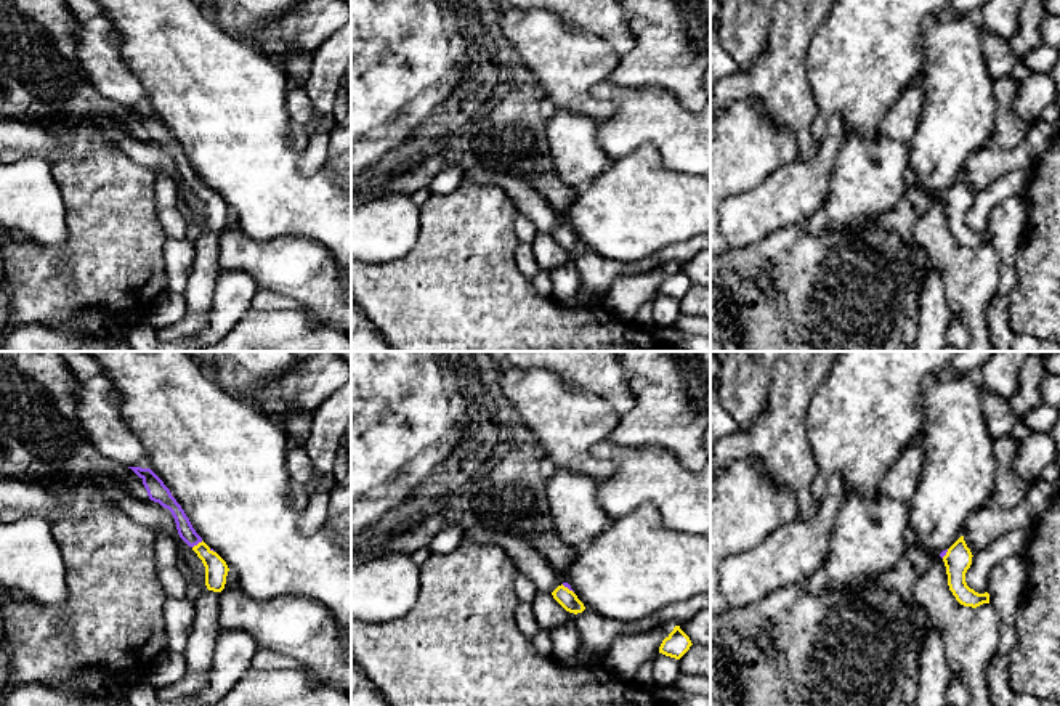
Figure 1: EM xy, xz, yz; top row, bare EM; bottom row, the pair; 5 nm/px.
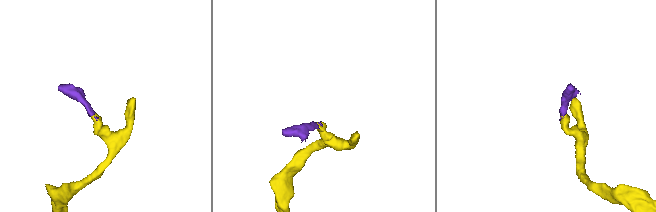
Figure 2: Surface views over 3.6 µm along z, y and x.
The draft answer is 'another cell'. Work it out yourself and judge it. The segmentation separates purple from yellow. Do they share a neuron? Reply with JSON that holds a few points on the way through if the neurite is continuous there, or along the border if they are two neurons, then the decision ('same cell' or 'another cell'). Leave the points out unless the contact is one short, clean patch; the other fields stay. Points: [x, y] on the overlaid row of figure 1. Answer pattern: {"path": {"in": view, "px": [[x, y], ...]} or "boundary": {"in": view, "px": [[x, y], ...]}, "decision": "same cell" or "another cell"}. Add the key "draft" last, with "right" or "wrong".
{"path": {"in": "xy", "px": [[183, 525], [198, 543], [217, 570]]}, "decision": "same cell", "draft": "wrong"}

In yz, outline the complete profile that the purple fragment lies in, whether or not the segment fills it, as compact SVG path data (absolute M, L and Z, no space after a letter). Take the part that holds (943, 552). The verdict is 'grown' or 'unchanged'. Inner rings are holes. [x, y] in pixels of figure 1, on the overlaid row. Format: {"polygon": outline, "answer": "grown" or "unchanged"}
{"polygon": "M961 536L949 549L943 550L940 557L945 562L948 586L956 600L964 607L977 608L989 603L989 594L978 594L965 582L965 573L972 565L972 552L967 547L964 536Z", "answer": "grown"}

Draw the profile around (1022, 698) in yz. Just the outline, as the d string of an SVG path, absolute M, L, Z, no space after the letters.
M1018 693L1013 695L1013 701L1010 706L1060 706L1060 701L1041 698L1031 693Z

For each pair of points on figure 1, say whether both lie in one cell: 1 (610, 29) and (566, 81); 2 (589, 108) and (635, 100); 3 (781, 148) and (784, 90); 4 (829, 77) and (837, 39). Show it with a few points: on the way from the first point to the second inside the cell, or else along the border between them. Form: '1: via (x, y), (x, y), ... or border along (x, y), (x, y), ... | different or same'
1: border along (568, 23), (573, 29), (600, 37), (619, 56) | different
2: border along (605, 79), (590, 93), (616, 111), (600, 122) | different
3: border along (756, 103), (792, 137), (799, 156) | different
4: via (837, 68), (837, 48) | same

